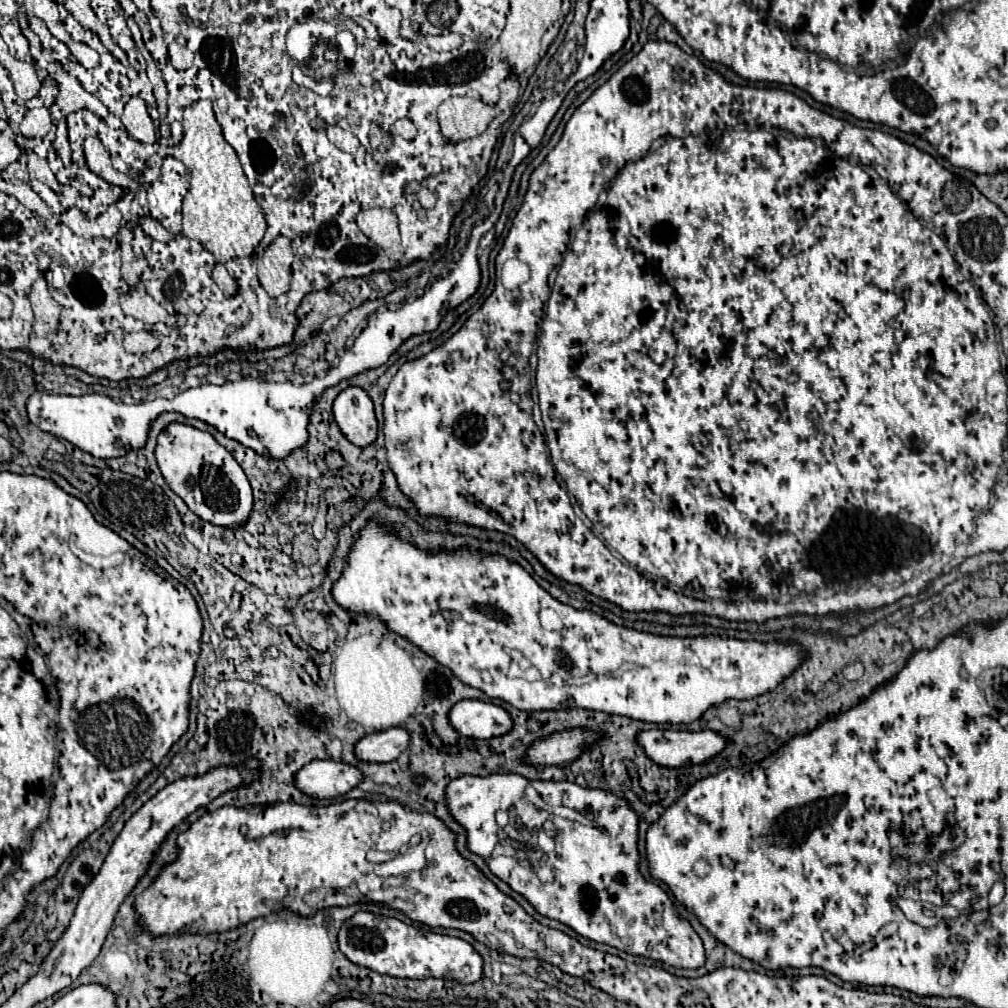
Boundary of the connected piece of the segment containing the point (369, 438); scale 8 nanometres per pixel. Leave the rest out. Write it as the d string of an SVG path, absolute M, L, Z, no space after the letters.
M347 387L333 403L333 415L339 429L357 447L371 445L377 437L377 419L373 403L361 387Z

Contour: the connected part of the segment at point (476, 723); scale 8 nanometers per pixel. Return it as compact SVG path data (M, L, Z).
M471 699L453 705L449 721L463 737L471 739L493 739L513 729L513 719L501 705Z

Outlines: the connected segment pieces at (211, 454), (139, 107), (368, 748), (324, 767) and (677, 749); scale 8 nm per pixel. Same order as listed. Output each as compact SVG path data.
M171 423L157 439L155 457L167 485L187 503L187 507L197 517L219 527L245 525L253 511L251 485L235 457L209 433L189 425Z
M139 97L129 99L129 103L125 105L125 111L121 115L121 123L131 139L141 141L141 143L155 143L157 141L155 125L147 113L147 105L143 99L139 99Z
M403 727L377 731L377 733L365 735L355 745L355 755L361 761L369 761L369 763L395 761L403 751L407 751L409 741L411 741L411 735Z
M311 761L295 775L297 787L317 799L333 799L361 783L361 771L343 761Z
M657 729L657 731L641 731L637 735L639 745L645 749L651 761L663 767L687 767L687 765L699 765L705 763L707 759L719 755L729 739L713 729L703 729L703 731L671 731L671 729Z

